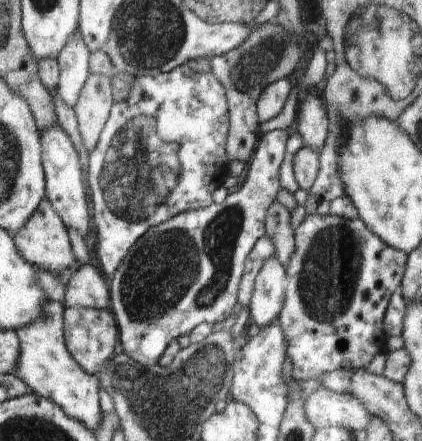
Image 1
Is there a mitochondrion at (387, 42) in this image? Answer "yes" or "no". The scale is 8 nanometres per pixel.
yes

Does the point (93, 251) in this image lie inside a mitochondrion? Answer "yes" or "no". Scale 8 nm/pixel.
no

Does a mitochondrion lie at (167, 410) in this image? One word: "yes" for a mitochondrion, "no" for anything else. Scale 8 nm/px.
yes

